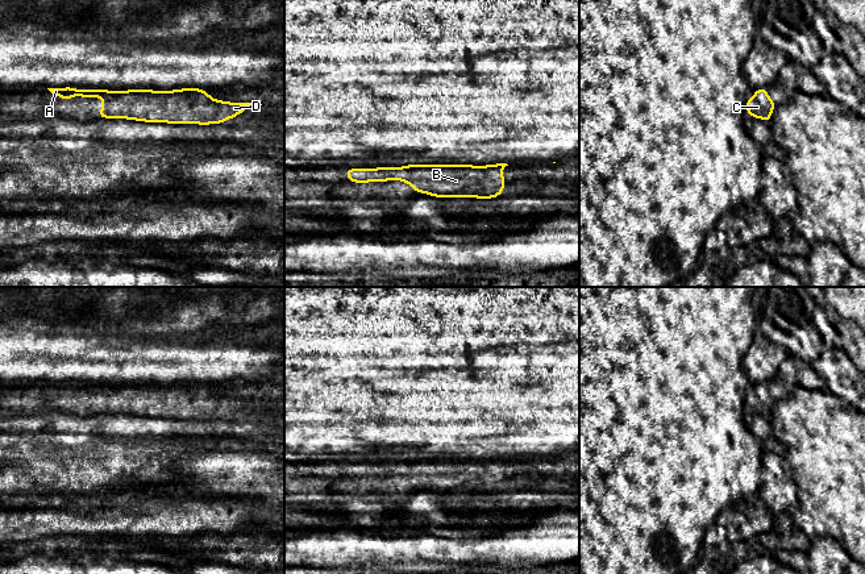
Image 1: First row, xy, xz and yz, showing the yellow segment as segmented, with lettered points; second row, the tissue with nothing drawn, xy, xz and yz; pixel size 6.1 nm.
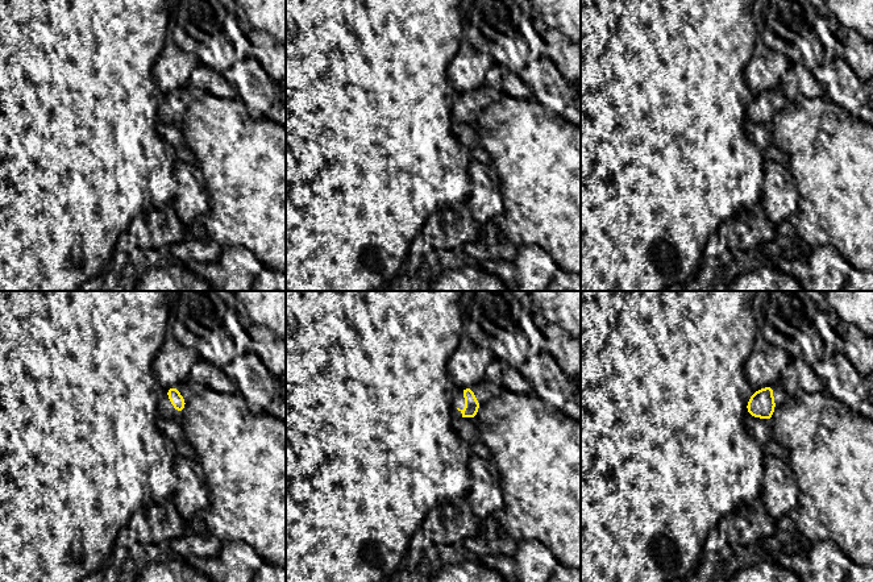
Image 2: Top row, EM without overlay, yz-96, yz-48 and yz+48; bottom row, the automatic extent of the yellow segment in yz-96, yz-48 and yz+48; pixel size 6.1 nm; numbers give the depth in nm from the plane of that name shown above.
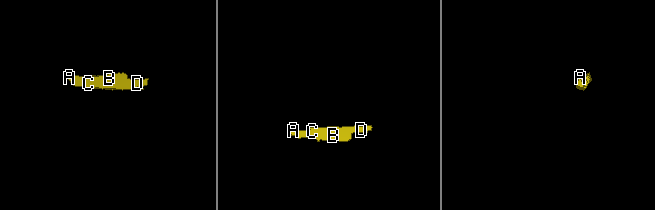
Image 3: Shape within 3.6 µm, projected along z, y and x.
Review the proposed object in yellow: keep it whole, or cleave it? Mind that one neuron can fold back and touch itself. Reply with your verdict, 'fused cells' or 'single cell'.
single cell

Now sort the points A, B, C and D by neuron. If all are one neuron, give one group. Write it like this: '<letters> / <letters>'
A B C D

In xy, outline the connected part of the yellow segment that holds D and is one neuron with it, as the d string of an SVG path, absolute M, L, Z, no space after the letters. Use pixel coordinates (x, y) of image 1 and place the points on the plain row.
M72 382L47 383L54 391L70 395L80 391L84 394L100 392L103 402L99 405L99 413L126 413L145 417L166 417L166 419L197 419L211 420L223 419L228 413L240 411L246 404L262 400L261 398L230 398L224 395L215 395L203 383L179 383L172 386L154 386L154 384L78 384Z

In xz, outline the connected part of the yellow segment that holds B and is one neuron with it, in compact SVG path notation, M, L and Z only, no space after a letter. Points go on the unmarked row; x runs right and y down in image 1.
M507 458L496 459L406 459L403 462L348 463L353 478L403 475L415 488L433 492L477 492L487 495L502 490L506 477L503 465Z

